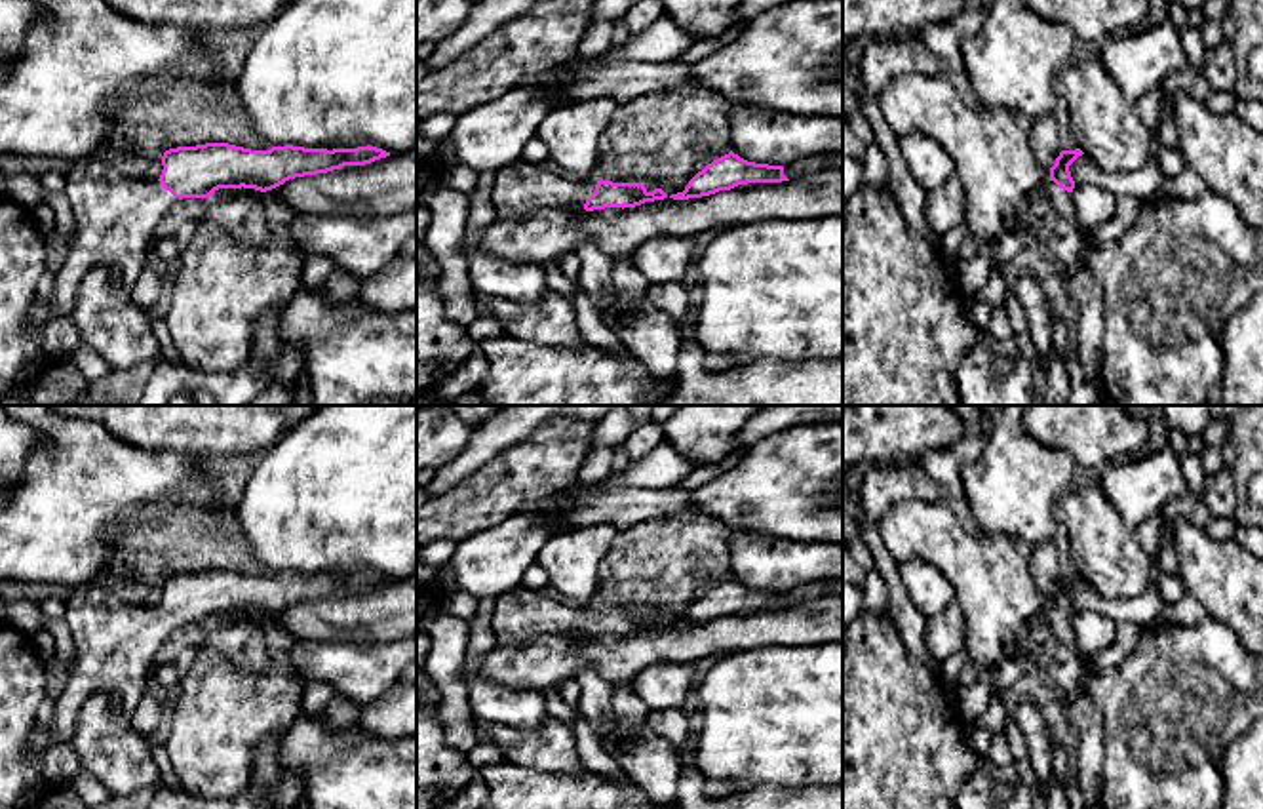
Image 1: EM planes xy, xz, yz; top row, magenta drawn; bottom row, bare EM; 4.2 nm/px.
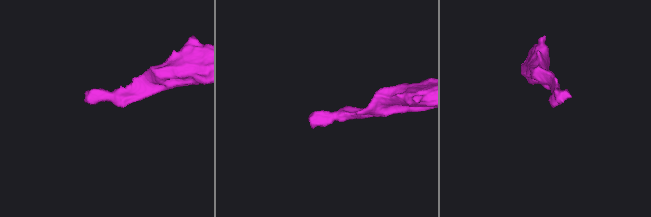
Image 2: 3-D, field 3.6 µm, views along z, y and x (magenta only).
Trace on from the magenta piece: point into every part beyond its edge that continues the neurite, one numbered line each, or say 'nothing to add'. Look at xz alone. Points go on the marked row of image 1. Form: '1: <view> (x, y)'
1: xz (520, 187)

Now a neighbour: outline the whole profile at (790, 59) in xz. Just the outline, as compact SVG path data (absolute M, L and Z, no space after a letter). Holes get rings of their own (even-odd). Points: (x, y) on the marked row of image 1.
M803 0L748 19L734 42L694 63L690 74L734 105L843 116L843 0Z

